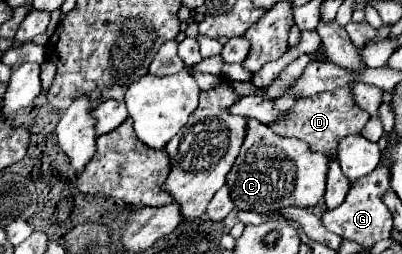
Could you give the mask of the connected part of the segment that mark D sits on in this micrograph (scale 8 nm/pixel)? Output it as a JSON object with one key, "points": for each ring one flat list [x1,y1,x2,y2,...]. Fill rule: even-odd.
{"points":[[347,87,343,89,333,89,327,93,319,93,315,97,301,97,295,101,295,105,289,109,287,115,281,115,275,123,271,123,269,127,283,135,283,137,297,137,309,143,311,151,323,153,325,157,333,159,337,153,337,145,343,137,353,135,353,133,361,133,361,129,367,125,369,121,369,113,359,109,353,101,353,95]]}

